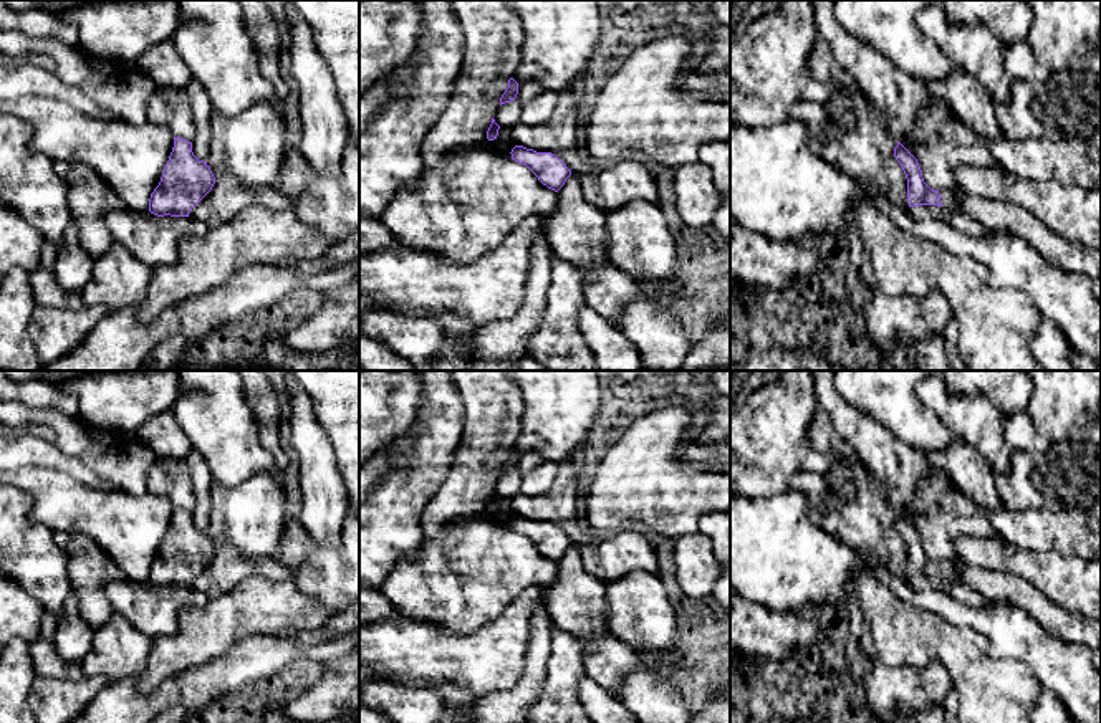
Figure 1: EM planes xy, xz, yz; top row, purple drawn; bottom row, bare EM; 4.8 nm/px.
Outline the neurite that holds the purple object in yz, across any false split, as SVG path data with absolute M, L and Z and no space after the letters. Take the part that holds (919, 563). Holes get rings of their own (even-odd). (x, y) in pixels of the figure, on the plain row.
M901 515L894 518L894 528L901 534L907 549L907 574L937 576L947 584L947 592L964 606L988 606L990 602L975 592L959 576L959 567L952 561L932 561L922 548L917 529Z

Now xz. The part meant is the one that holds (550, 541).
M515 516L510 524L515 533L526 536L543 556L555 563L558 563L571 546L566 534L551 523L536 523L523 516Z

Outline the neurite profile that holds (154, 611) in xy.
M119 577L106 584L106 596L114 614L126 617L149 637L177 630L179 612L189 604L189 587L157 587Z

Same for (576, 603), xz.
M571 544L556 564L556 579L545 594L551 622L576 640L609 632L606 582L584 567L579 546Z

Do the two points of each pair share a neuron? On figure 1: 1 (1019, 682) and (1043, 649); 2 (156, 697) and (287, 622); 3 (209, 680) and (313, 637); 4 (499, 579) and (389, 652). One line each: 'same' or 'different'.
1: different
2: different
3: same
4: different

